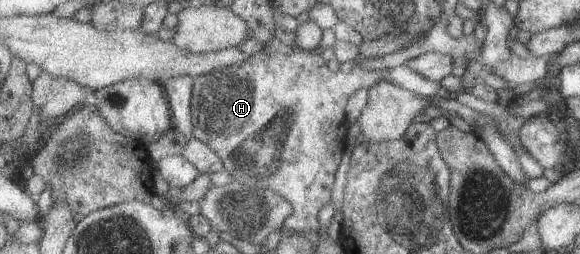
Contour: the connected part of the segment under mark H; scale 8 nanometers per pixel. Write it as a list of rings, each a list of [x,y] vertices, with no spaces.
[[[334,29],[324,32],[321,46],[313,51],[303,51],[296,42],[293,42],[294,46],[290,48],[282,44],[279,38],[275,38],[269,43],[263,43],[264,51],[249,56],[243,66],[217,70],[194,80],[194,137],[213,148],[234,180],[249,187],[275,190],[291,202],[295,220],[293,224],[287,222],[285,226],[295,228],[295,232],[313,230],[319,234],[322,230],[319,212],[331,201],[335,174],[347,148],[347,134],[351,122],[347,119],[345,110],[351,96],[361,88],[369,89],[373,82],[379,82],[381,79],[394,81],[398,86],[425,97],[433,97],[441,86],[406,65],[395,69],[365,71],[356,64],[347,74],[341,71],[331,72],[327,61],[323,60],[322,52],[327,47],[333,48],[337,41]]]

